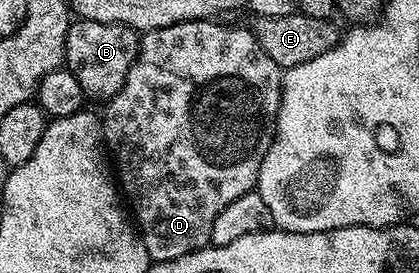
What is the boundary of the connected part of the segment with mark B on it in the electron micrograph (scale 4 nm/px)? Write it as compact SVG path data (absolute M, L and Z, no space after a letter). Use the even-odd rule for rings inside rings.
M81 18L68 24L64 50L66 69L74 73L74 77L78 77L78 85L82 85L89 100L113 99L122 89L138 52L140 52L140 35L133 27Z

